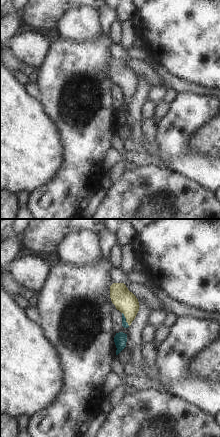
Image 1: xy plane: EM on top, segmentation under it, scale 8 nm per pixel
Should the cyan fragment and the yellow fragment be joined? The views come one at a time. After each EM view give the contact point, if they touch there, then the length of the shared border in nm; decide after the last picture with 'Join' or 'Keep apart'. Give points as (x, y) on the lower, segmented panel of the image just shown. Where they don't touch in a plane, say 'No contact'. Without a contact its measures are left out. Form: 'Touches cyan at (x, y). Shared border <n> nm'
Touches cyan at (125, 319). Shared border 130 nm

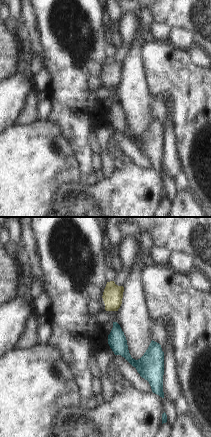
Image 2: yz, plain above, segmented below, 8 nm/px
No contact

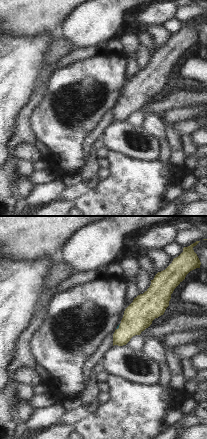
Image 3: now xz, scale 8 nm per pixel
Touches cyan at (118, 327). Shared border 60 nm

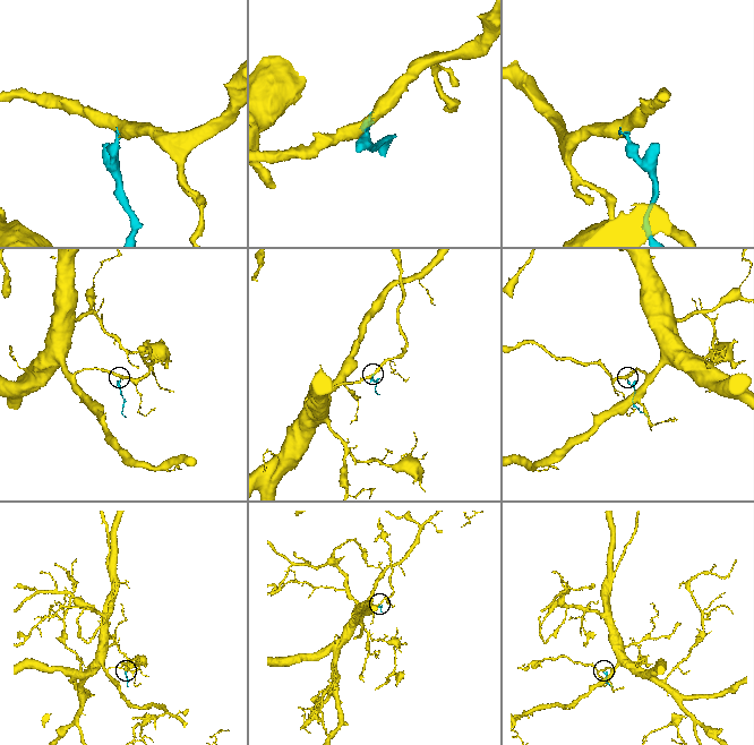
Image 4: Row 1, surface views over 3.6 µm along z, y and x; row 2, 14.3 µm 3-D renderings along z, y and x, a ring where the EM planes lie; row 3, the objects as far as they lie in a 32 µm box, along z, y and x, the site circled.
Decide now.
Join

